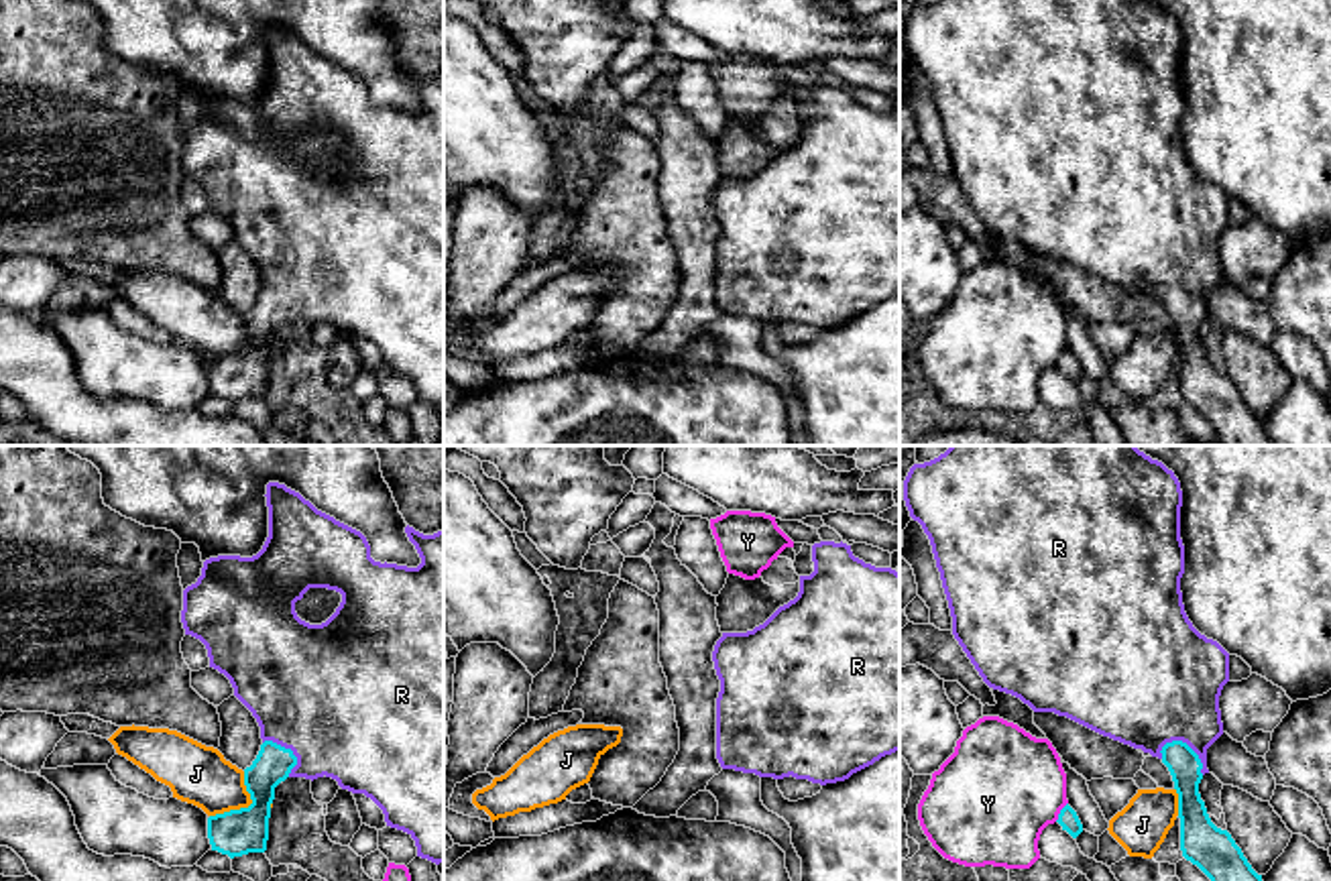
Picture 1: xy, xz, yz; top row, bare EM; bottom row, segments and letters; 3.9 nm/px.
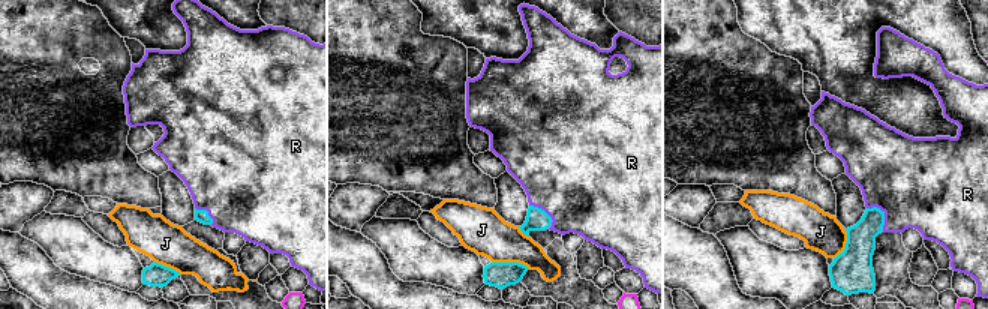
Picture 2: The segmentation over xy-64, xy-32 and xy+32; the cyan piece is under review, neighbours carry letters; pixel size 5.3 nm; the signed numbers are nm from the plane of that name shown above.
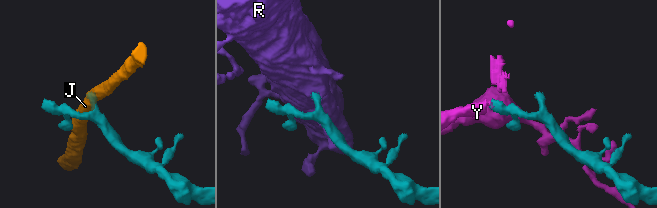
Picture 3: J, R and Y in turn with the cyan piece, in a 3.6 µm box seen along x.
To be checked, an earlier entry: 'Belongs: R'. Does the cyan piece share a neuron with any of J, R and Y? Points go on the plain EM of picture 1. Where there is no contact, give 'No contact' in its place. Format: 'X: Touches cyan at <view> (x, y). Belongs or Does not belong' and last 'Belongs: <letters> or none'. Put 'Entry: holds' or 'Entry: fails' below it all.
J: Touches cyan at xy (245, 353). Does not belong
R: Touches cyan at yz (1189, 291). Belongs
Y: Touches cyan at yz (1061, 357). Does not belong
Belongs: R
Entry: holds

